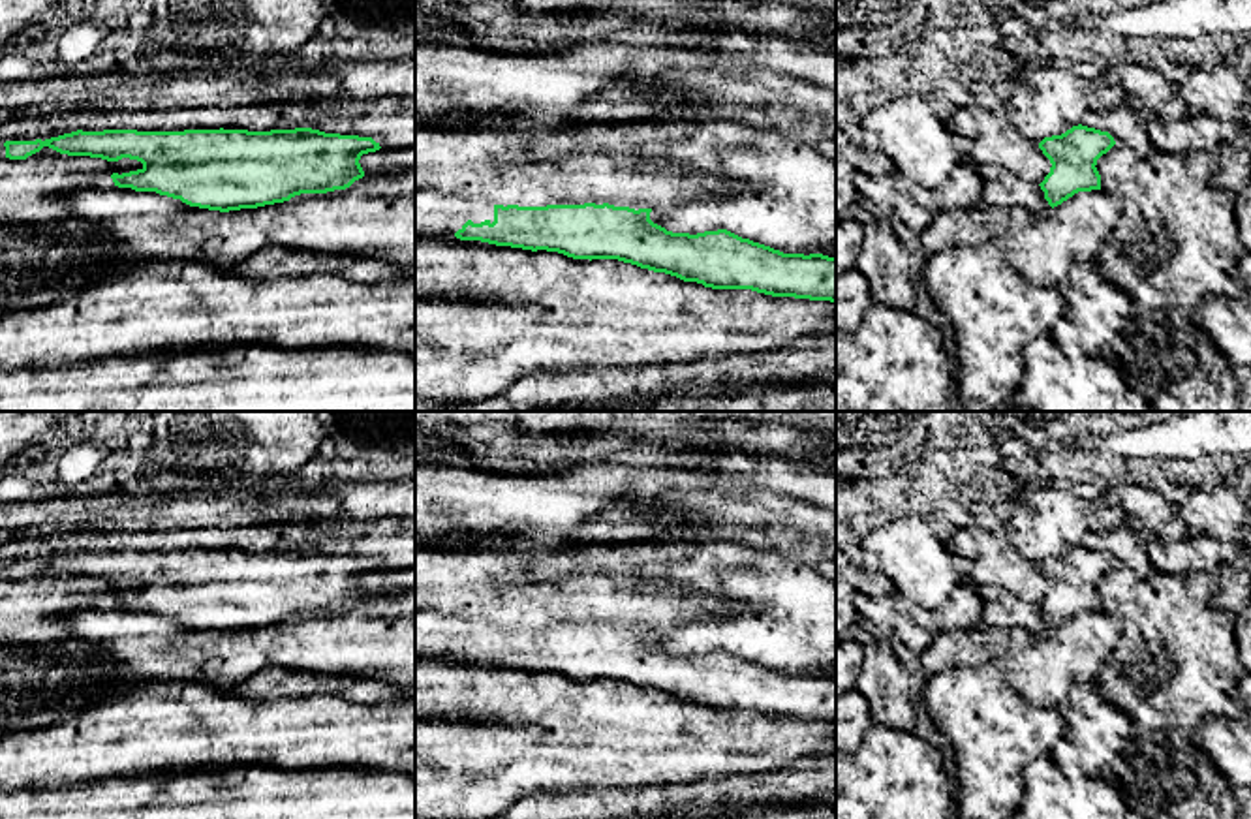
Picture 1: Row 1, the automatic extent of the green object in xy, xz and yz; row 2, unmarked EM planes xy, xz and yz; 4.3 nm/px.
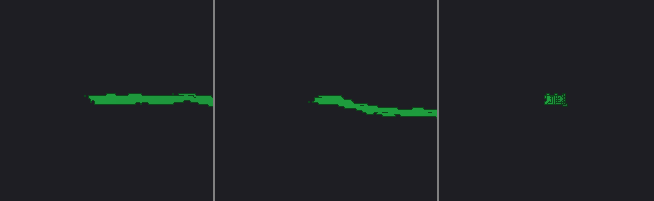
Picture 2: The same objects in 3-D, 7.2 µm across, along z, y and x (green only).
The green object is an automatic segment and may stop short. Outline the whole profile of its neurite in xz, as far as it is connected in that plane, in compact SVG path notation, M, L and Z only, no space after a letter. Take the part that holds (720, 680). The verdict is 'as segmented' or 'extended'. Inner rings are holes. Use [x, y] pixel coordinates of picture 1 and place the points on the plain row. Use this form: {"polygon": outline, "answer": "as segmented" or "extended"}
{"polygon": "M415 609L415 657L455 656L460 661L481 661L532 672L547 671L573 680L618 680L712 710L751 710L772 718L836 723L836 678L783 674L727 650L697 656L672 654L654 644L650 633L652 629L635 631L609 624L503 627L443 610Z", "answer": "extended"}

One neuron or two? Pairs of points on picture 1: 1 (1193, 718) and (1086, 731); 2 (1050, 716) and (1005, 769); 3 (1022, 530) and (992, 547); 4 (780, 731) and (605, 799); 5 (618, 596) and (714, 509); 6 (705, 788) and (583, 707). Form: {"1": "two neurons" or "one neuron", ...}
{"1": "two neurons", "2": "one neuron", "3": "two neurons", "4": "two neurons", "5": "two neurons", "6": "two neurons"}

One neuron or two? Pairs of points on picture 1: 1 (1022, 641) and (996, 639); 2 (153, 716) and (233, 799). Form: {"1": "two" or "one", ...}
{"1": "two", "2": "two"}

